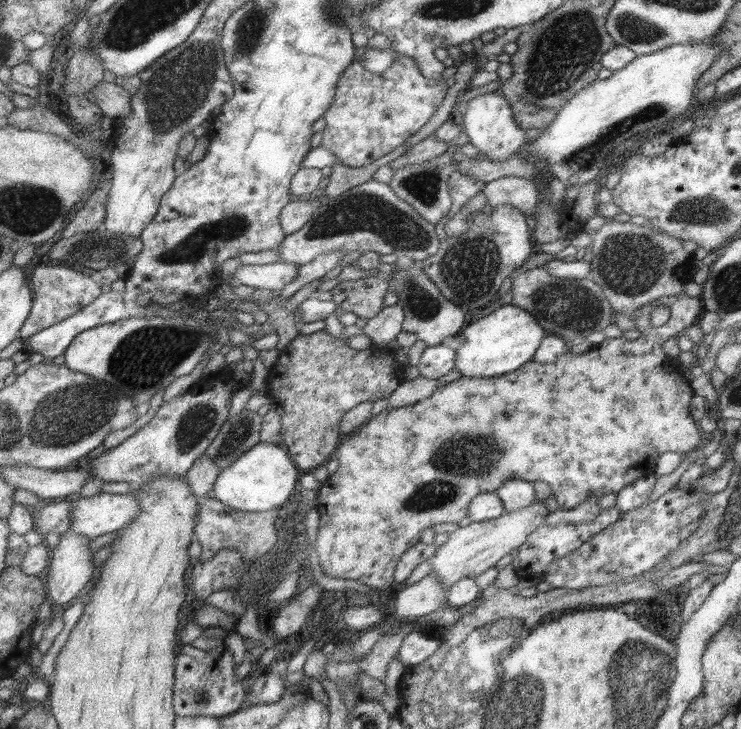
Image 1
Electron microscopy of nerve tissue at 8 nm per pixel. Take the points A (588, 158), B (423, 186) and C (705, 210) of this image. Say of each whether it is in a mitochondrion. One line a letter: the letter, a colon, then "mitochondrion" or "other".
A: mitochondrion
B: mitochondrion
C: mitochondrion

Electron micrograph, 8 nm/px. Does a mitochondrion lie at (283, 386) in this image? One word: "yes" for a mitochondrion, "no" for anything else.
no

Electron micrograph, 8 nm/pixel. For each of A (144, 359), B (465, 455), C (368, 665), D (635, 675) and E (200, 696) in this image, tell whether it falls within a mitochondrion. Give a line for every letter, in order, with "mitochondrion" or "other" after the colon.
A: mitochondrion
B: mitochondrion
C: other
D: mitochondrion
E: mitochondrion

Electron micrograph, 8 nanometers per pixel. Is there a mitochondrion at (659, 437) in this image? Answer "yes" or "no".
no

